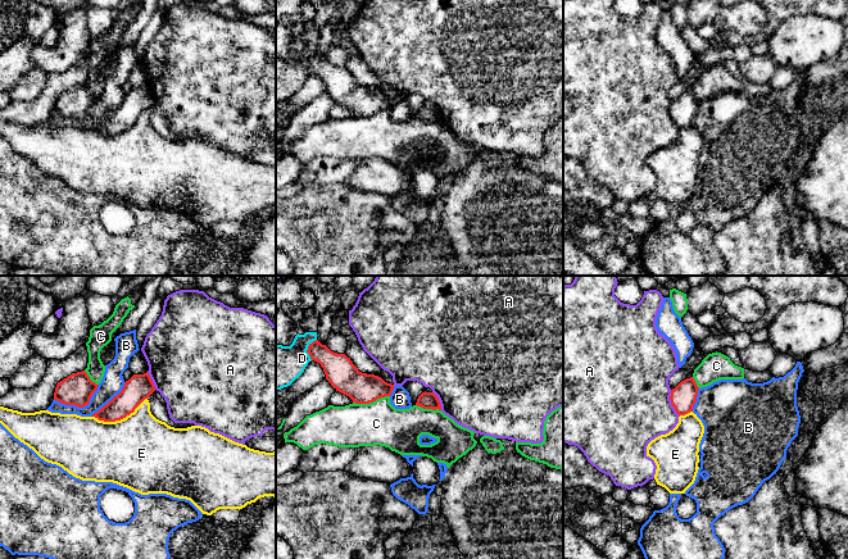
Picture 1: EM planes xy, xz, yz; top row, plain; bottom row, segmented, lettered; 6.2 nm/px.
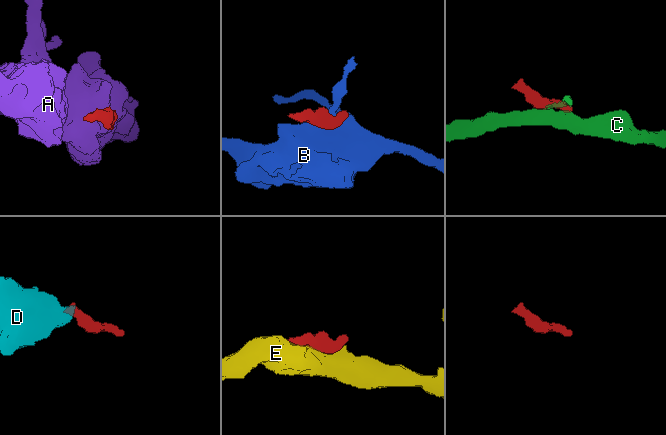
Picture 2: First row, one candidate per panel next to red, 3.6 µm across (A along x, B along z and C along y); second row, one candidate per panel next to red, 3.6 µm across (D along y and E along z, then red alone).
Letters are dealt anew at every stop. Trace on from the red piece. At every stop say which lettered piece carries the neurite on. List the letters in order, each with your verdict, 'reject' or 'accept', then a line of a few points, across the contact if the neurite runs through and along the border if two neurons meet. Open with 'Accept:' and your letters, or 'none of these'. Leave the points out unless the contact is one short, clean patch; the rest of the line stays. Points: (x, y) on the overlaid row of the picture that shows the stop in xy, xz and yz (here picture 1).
Accept: none of these
A: reject
B: reject
C: reject
D: reject; line xz (316, 339), (307, 350), (311, 359)
E: reject

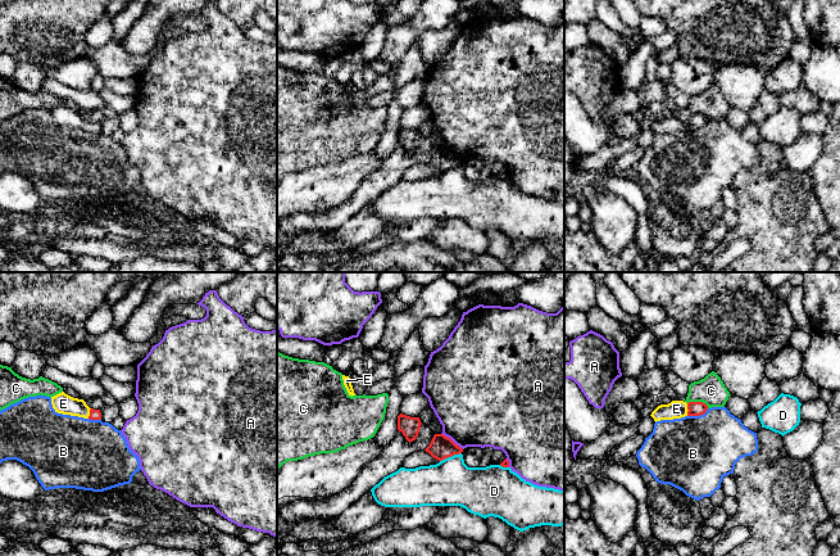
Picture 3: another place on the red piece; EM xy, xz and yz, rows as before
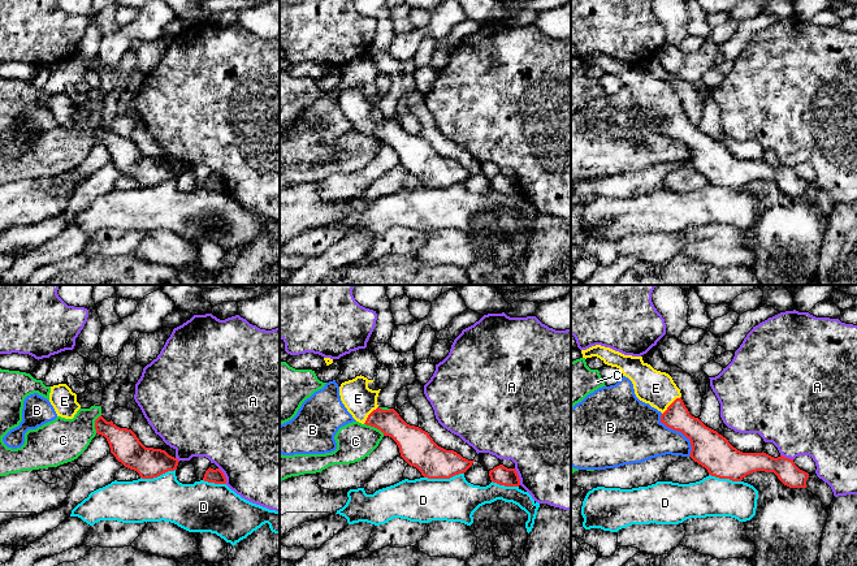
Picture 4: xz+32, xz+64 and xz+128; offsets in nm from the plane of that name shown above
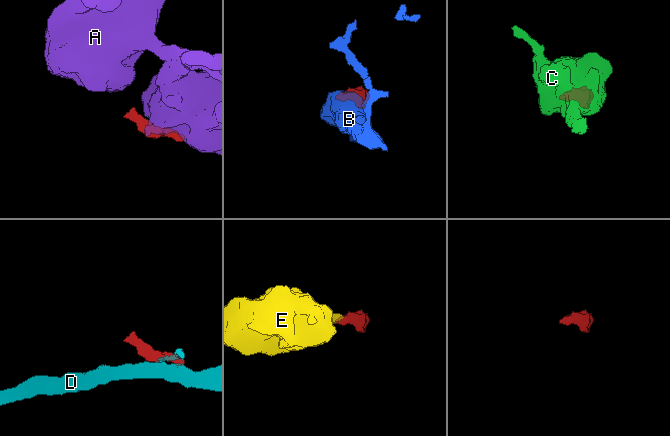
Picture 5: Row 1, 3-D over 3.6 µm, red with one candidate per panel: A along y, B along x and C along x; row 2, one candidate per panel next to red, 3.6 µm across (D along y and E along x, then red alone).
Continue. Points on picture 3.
Accept: E
A: reject
B: reject
C: reject; line yz (688, 402), (703, 402), (708, 407)
D: reject
E: accept; line yz (695, 408), (688, 408), (676, 408)

